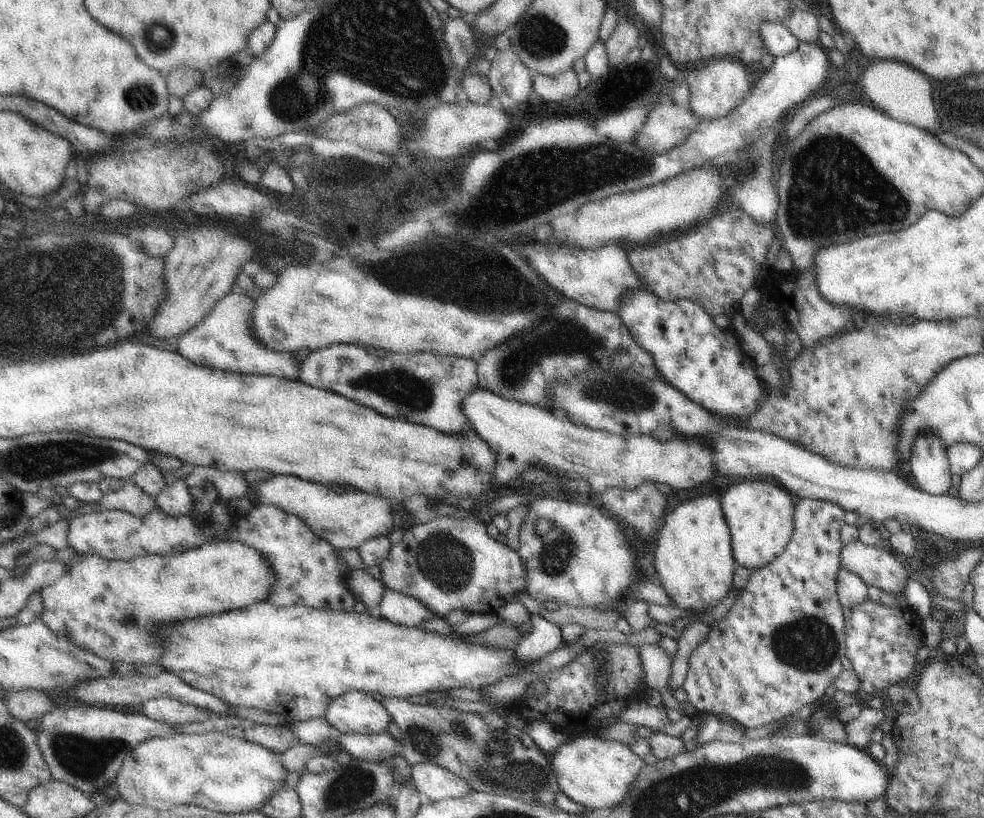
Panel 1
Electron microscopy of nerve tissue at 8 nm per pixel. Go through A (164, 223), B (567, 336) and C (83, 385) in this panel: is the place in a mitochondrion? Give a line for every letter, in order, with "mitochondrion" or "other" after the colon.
A: other
B: mitochondrion
C: other

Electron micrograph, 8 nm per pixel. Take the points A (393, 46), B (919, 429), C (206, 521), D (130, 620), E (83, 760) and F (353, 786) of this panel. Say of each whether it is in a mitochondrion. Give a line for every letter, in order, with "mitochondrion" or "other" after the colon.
A: mitochondrion
B: other
C: other
D: other
E: mitochondrion
F: mitochondrion

